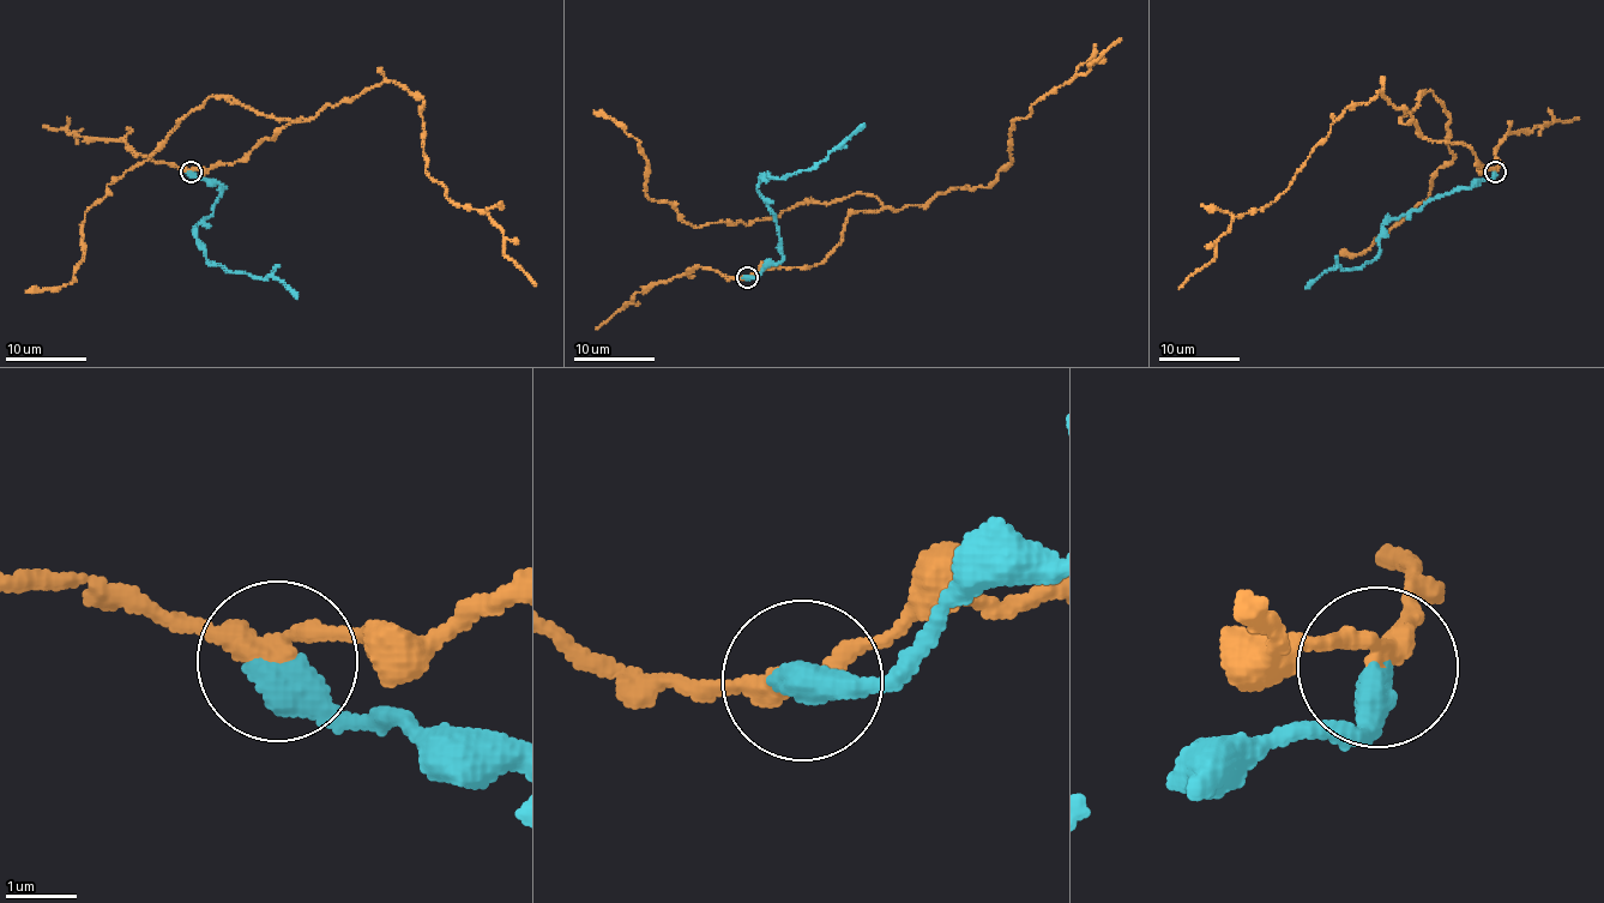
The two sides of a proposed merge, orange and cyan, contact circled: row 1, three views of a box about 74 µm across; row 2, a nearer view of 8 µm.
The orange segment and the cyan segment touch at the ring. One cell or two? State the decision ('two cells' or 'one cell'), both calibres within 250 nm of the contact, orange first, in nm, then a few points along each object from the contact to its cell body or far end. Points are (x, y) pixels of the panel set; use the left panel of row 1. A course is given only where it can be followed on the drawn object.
two cells; 280 nm thick on the orange side, 550 nm on the other; orange runs (190, 172), (234, 163), (305, 119), (273, 118), (231, 97), (210, 96), (89, 209), (74, 280), (25, 293); cyan runs (190, 172), (219, 181), (224, 188), (213, 212), (192, 229), (210, 262), (233, 272), (278, 277), (297, 299)

